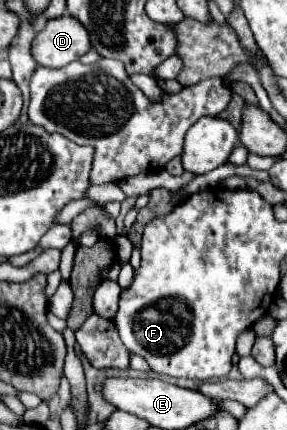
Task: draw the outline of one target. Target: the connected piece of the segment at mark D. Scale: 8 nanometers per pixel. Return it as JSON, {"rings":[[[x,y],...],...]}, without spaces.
{"rings":[[[60,16],[46,22],[32,42],[32,58],[38,66],[62,68],[90,50],[86,28],[72,16]]]}

